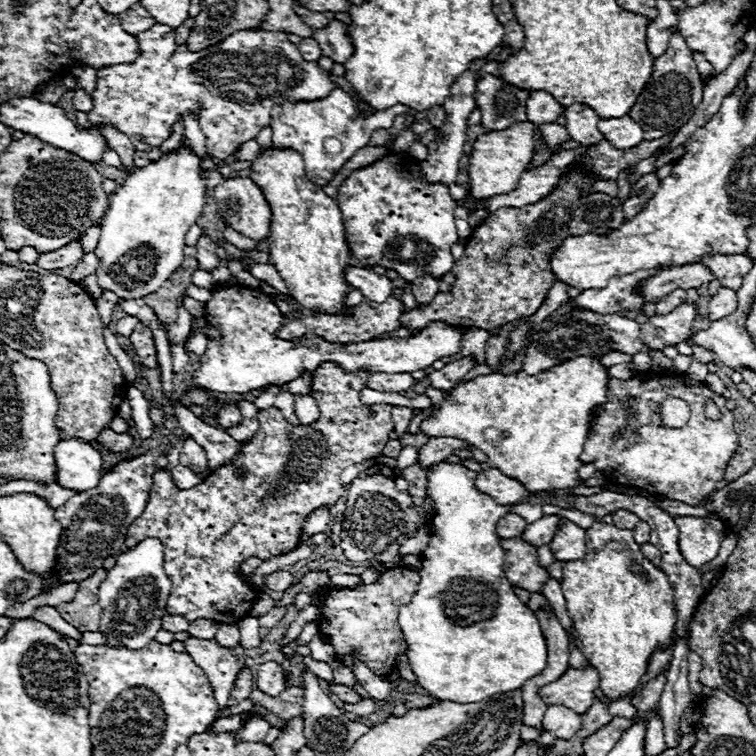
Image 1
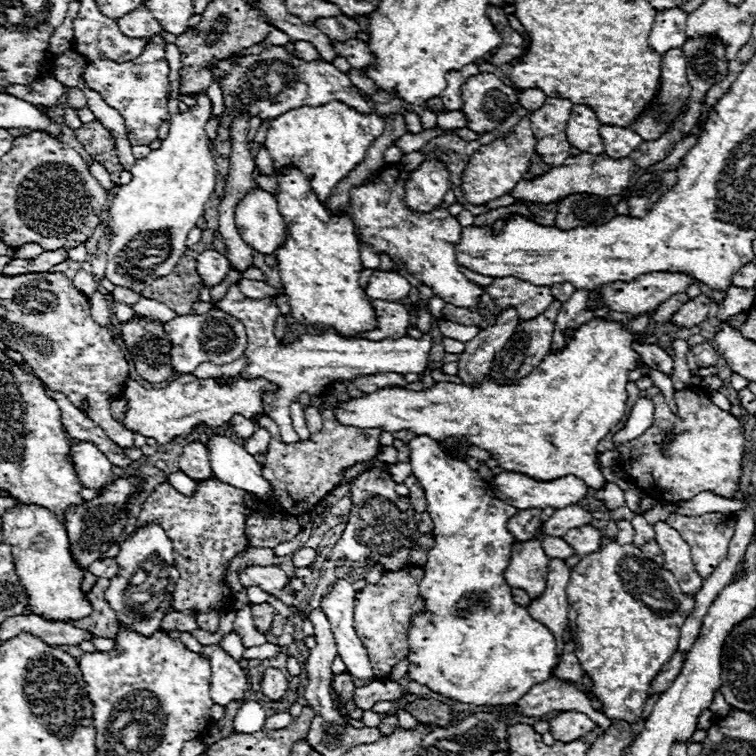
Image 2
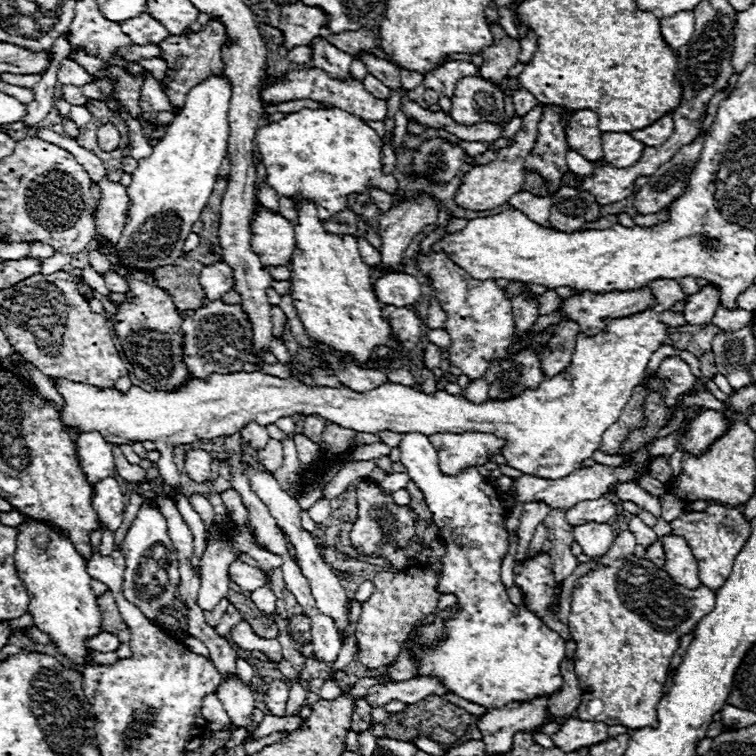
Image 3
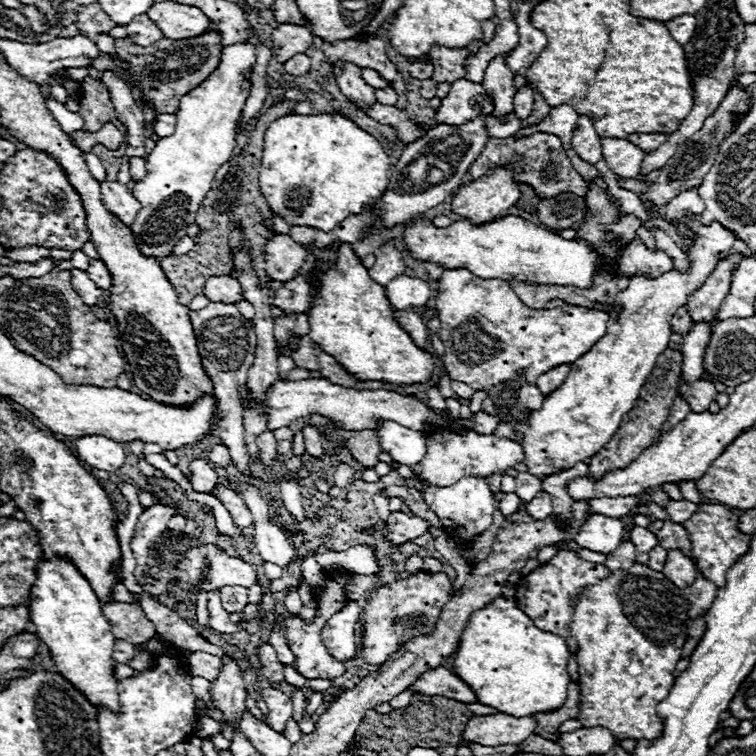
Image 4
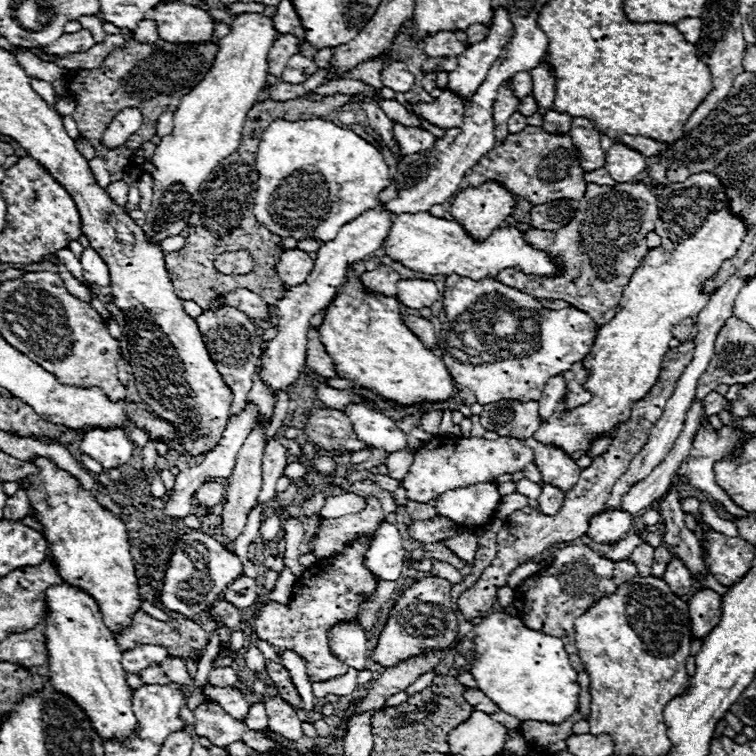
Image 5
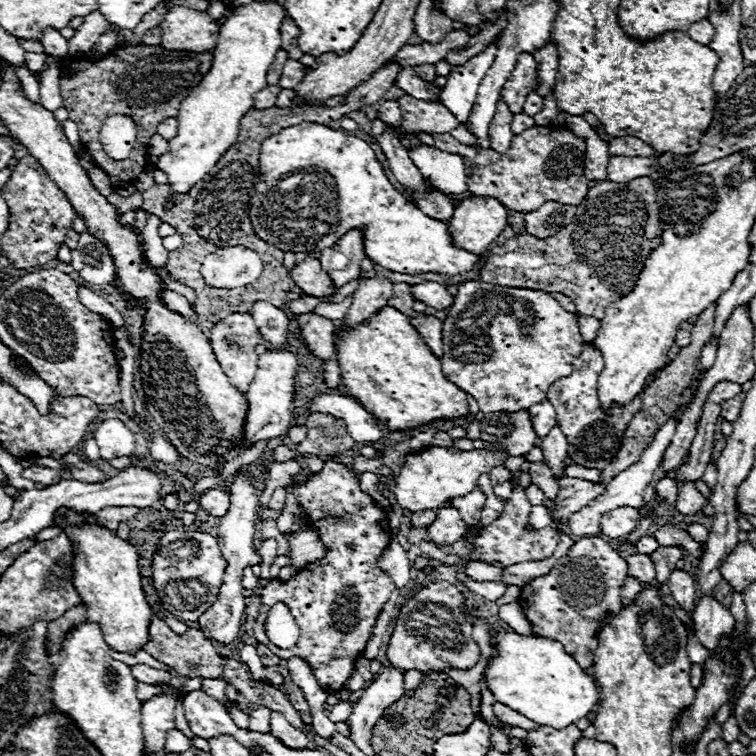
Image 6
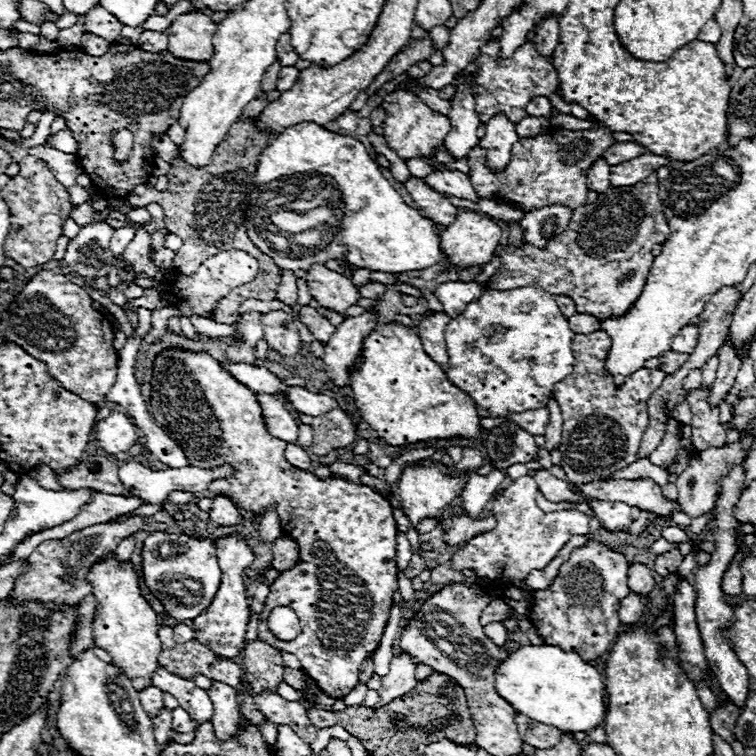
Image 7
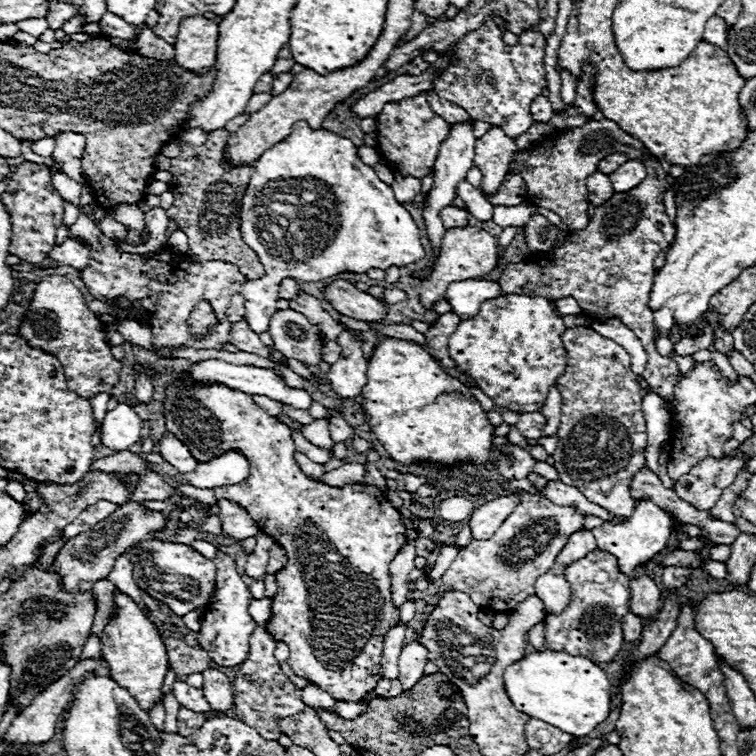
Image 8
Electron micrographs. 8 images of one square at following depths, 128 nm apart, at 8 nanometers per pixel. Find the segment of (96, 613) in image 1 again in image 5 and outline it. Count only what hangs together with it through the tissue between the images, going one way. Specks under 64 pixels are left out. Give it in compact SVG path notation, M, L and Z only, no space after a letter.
M138 610L132 616L132 624L124 632L116 634L116 642L122 650L132 650L132 646L138 644L160 644L170 650L170 656L192 654L198 658L198 650L208 644L208 638L206 632L188 618L160 622Z

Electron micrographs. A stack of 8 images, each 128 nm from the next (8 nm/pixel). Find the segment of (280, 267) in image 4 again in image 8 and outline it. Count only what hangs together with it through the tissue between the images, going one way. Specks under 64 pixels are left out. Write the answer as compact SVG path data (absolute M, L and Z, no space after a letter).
M334 280L324 288L326 302L340 314L364 320L364 322L378 322L384 318L384 306L376 298L366 292L360 292L348 280Z

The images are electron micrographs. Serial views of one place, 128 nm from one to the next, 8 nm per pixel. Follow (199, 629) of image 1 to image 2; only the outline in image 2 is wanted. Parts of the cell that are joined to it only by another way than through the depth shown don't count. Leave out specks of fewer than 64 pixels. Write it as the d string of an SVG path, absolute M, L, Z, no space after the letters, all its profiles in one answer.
M212 610L212 612L206 612L206 614L198 614L196 622L198 622L200 630L216 632L218 626L220 626L220 614L218 614L218 610Z

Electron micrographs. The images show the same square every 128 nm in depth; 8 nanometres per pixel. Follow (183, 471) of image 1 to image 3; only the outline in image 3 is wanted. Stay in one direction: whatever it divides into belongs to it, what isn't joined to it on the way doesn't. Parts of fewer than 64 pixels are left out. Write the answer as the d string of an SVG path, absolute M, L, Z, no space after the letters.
M198 492L190 494L190 496L188 496L188 502L190 502L190 504L192 504L192 508L200 514L200 518L206 522L206 526L210 526L210 524L212 524L212 520L214 520L214 512L212 512L210 502L208 502L202 494L198 494Z

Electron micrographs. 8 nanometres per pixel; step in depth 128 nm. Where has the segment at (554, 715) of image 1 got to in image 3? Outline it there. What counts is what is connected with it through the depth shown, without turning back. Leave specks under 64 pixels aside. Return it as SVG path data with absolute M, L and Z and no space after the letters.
M576 716L566 718L560 724L560 730L552 734L552 740L558 748L572 752L582 746L594 746L608 738L608 726L604 722L584 722Z

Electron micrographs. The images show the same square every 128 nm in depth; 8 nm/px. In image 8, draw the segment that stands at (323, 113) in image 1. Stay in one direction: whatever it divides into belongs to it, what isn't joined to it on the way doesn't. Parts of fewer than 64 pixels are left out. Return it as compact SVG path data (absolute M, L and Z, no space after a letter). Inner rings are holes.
M304 120L294 124L286 140L264 150L262 156L256 160L254 170L250 174L250 184L242 200L240 228L242 228L242 238L258 254L260 262L266 268L262 280L248 280L242 286L242 294L246 296L246 320L250 330L256 334L268 330L270 316L276 312L278 286L284 278L316 282L338 276L342 272L364 274L370 268L378 270L388 270L390 266L402 268L426 256L426 250L422 248L420 242L420 230L414 218L396 200L392 188L376 176L374 168L366 166L360 160L358 148L352 144L352 140L342 138L330 130L310 128ZM284 198L298 198L298 202L284 204ZM272 212L290 216L292 224L288 232L262 216Z

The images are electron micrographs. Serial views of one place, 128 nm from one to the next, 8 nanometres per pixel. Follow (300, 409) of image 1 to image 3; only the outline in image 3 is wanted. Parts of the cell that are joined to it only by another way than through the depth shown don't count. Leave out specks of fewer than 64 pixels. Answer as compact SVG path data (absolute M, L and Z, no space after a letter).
M306 416L306 418L304 418L304 434L306 434L312 442L320 442L320 434L322 434L324 426L326 426L324 418L318 418L318 416Z

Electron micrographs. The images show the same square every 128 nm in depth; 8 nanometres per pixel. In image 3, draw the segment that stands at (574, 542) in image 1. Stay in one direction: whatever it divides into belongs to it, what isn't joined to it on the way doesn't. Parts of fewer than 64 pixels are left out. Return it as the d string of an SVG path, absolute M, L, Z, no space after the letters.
M588 522L574 528L574 540L582 546L586 556L602 556L614 542L614 530L608 524Z

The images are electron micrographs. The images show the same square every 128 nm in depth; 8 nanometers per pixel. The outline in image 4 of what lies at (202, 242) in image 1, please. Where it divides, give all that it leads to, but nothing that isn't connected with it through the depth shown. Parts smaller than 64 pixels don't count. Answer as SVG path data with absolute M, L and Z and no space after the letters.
M214 276L208 278L204 286L204 294L210 302L234 304L242 300L242 286L232 276Z

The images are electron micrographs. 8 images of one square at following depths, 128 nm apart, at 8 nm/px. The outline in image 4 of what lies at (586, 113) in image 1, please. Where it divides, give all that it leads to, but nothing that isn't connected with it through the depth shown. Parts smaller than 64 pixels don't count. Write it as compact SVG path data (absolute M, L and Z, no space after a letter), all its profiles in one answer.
M580 116L576 130L572 132L572 148L574 152L588 164L596 164L602 160L602 148L600 148L600 136L594 130L594 122L588 116Z

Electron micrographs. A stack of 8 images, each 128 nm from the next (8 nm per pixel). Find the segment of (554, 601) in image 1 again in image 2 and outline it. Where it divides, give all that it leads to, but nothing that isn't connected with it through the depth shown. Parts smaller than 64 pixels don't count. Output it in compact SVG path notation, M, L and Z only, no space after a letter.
M574 640L566 642L566 648L564 648L564 654L562 654L562 660L556 668L556 678L562 678L562 680L568 680L568 682L574 682L582 688L582 666L574 654Z

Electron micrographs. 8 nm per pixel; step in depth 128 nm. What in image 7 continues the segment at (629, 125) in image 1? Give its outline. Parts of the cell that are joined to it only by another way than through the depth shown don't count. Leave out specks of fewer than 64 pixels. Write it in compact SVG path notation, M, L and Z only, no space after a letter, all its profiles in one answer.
M642 154L640 158L632 158L630 162L622 162L618 166L610 166L610 182L614 188L632 186L648 178L654 170L668 164L668 158L656 154Z

